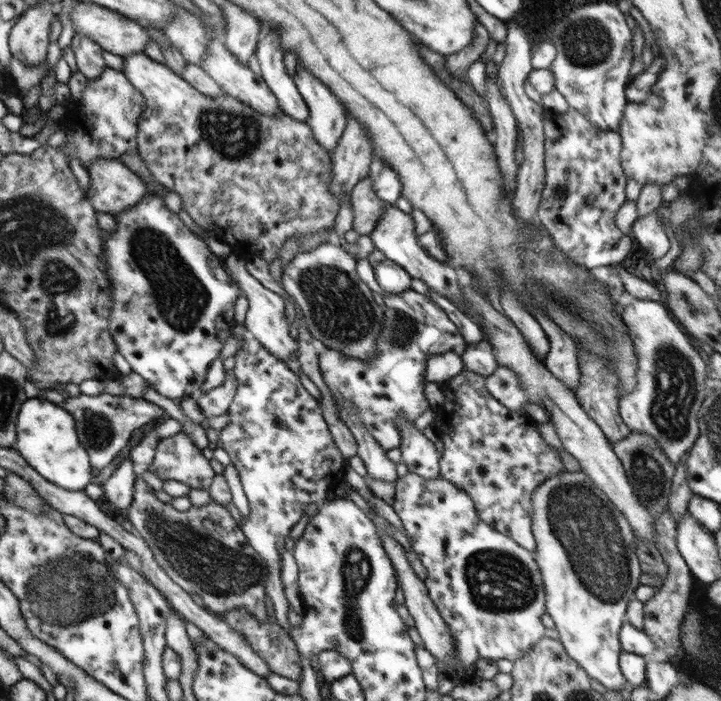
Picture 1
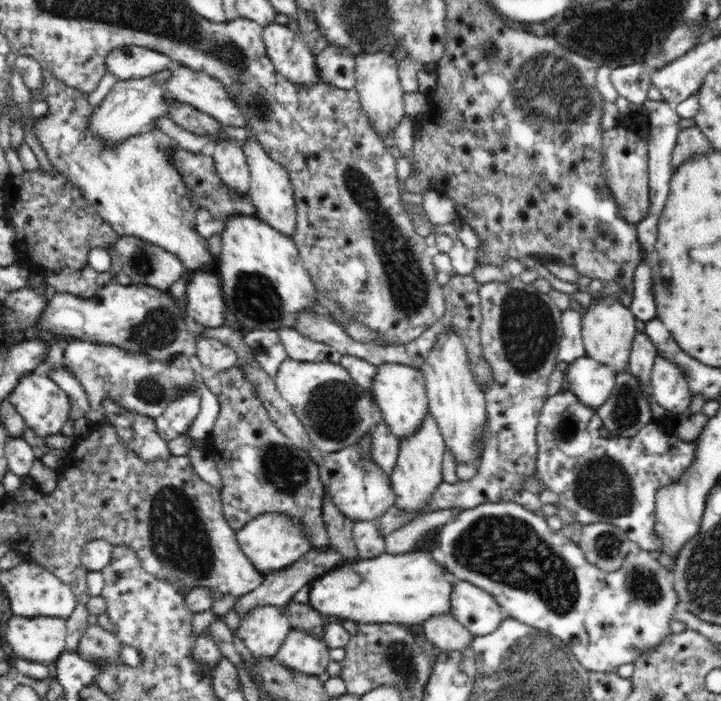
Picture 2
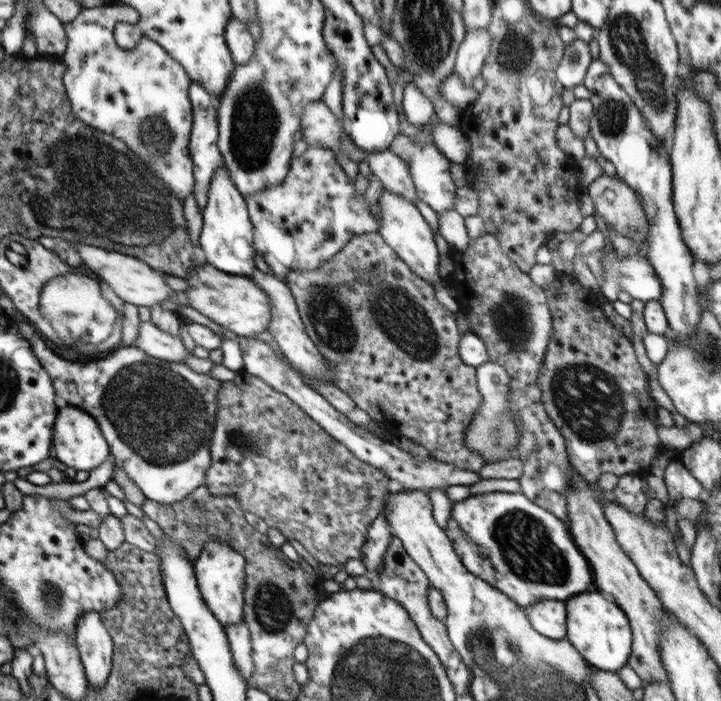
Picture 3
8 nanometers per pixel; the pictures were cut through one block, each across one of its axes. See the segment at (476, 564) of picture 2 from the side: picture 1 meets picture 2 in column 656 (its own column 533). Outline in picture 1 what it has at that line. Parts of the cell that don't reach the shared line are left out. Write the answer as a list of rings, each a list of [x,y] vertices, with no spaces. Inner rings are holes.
[[[408,473],[405,476],[398,477],[395,481],[395,497],[393,508],[402,520],[402,524],[407,532],[410,544],[417,554],[418,558],[422,561],[424,568],[426,568],[427,577],[425,582],[429,597],[436,605],[439,614],[442,619],[446,621],[448,629],[450,629],[450,635],[454,639],[454,645],[456,645],[456,653],[458,653],[458,665],[462,667],[463,672],[459,675],[463,675],[464,680],[467,678],[476,677],[474,674],[476,662],[480,659],[488,659],[496,662],[500,659],[507,659],[508,661],[516,661],[518,658],[526,655],[526,652],[530,652],[530,648],[533,648],[546,637],[546,628],[542,625],[541,616],[545,613],[545,588],[544,583],[535,561],[535,553],[533,551],[522,548],[513,538],[502,532],[498,532],[498,529],[492,528],[489,524],[486,524],[477,513],[473,500],[462,489],[454,486],[450,481],[443,478],[428,479],[422,478],[418,474]]]

